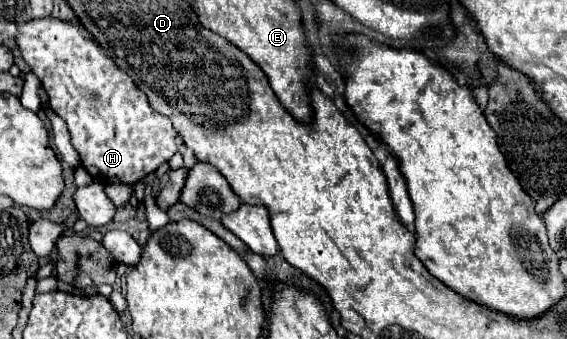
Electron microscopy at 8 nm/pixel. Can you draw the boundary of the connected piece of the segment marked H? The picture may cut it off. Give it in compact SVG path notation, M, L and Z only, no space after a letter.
M38 18L32 22L26 22L22 28L18 28L16 36L18 48L22 52L22 58L30 66L30 70L40 78L50 108L68 124L72 144L80 154L82 166L90 172L92 178L100 176L98 182L102 184L136 184L148 174L152 174L160 164L168 162L176 152L176 130L172 122L158 114L146 94L136 88L134 80L126 72L122 72L110 56L102 52L102 48L84 34L84 30L76 24L68 24L56 18Z

